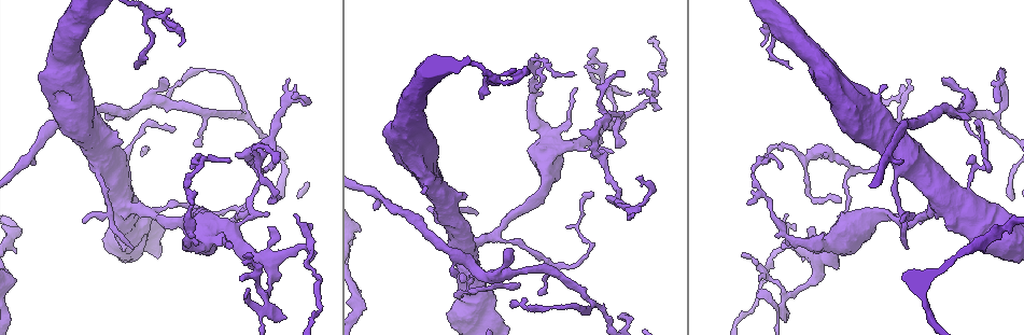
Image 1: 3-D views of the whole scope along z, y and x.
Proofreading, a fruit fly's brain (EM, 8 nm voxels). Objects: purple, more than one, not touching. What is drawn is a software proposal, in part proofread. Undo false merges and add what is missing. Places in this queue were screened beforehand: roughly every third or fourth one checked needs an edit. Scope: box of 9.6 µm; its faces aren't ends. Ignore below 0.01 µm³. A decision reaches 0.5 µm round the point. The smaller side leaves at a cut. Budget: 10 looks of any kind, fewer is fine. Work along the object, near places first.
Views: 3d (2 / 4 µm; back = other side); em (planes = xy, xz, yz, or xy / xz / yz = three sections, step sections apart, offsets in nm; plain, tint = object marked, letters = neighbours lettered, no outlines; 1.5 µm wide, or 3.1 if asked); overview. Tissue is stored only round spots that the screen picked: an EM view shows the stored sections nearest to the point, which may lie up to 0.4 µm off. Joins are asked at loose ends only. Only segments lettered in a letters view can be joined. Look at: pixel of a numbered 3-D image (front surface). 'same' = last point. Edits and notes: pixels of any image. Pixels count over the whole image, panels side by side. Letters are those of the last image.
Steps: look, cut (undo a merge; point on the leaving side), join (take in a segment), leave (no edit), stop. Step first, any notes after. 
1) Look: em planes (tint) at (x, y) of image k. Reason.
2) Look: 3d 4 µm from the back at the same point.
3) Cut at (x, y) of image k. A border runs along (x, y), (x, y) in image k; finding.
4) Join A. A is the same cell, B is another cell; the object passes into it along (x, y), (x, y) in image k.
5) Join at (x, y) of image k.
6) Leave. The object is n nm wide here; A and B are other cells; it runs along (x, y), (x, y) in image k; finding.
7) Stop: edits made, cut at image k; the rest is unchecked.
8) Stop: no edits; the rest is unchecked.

Look: em planes (letters) at (639, 93) of image 1. An open end.

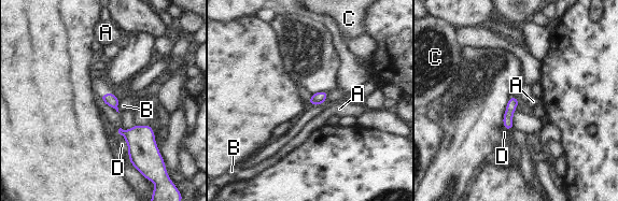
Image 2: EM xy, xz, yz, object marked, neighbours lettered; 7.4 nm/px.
Leave. A, B, C and D are other cells; none of them fits.

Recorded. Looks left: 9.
Look: 3d 2 µm from the back at (230, 160) of image 1.

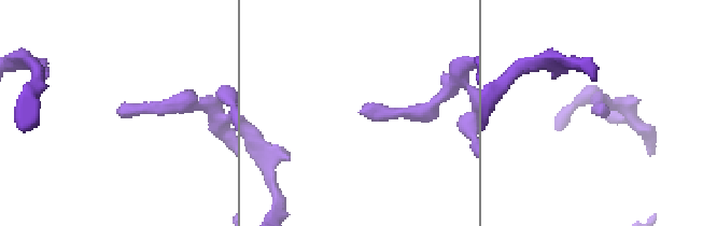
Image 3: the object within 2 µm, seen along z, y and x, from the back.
Look: em xz step 4 (tint) at (123, 105) of image 3.

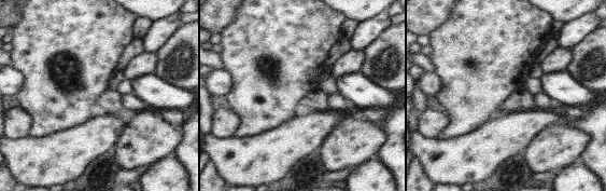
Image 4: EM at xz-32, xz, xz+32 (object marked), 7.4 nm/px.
Look: em planes (letters) at the same point.

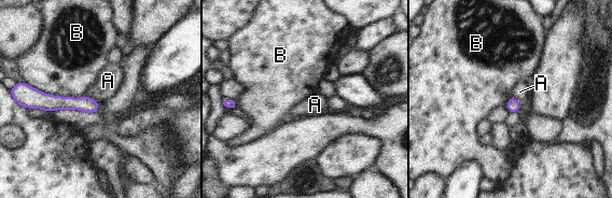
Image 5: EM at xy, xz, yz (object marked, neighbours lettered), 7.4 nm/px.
Leave. The object is 100 nm wide here; A and B are other cells; it runs along (28, 95), (47, 102), (96, 107) in image 5; none of them fits.

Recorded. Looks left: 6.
Look: 3d 4 µm at (900, 213) of image 1. Abrupt turn.

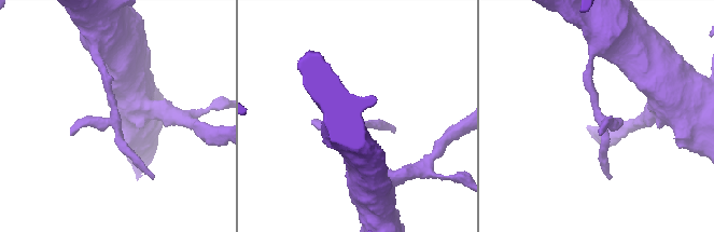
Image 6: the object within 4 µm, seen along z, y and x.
Look: em yz step 8 (tint) at (600, 120) of image 6. Need the tissue.

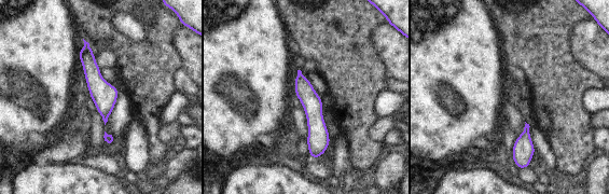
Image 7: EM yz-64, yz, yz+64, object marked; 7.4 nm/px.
Look: em yz step 8 (letters) at the same point. See the neighbours.

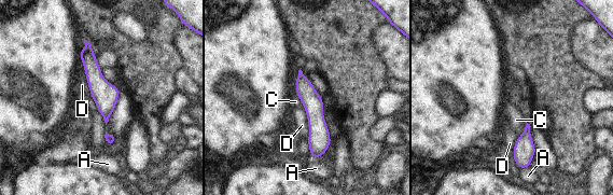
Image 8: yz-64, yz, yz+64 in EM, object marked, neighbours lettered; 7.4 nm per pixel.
Leave. A, C and D are other cells; one neuron here.

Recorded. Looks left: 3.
Look: 3d 4 µm from the back at (951, 112) of image 1.

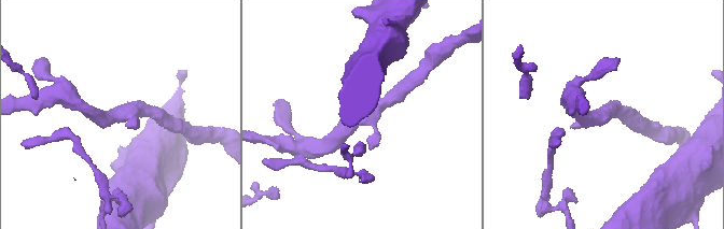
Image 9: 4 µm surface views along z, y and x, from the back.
Look: em yz step 8 (tint) at (602, 117) of image 9. Need the tissue.

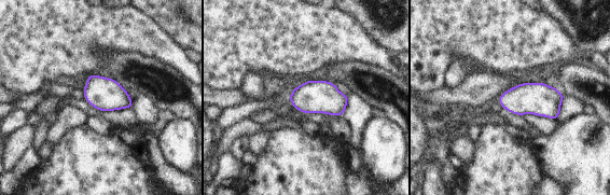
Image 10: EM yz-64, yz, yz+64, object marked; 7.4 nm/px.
Look: em planes (letters) at the same point. Cut it another way.

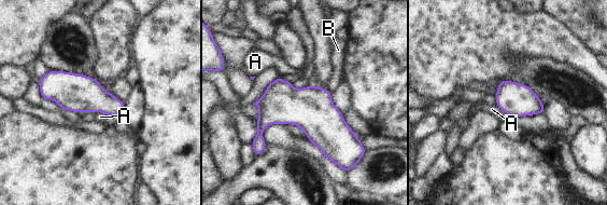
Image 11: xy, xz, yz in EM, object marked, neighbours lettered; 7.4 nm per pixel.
Leave. A and B are other cells; a border runs along (496, 104), (510, 117) in image 11; continuous, no second neuron.

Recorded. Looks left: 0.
Stop: no edits; the rest is unchecked.

